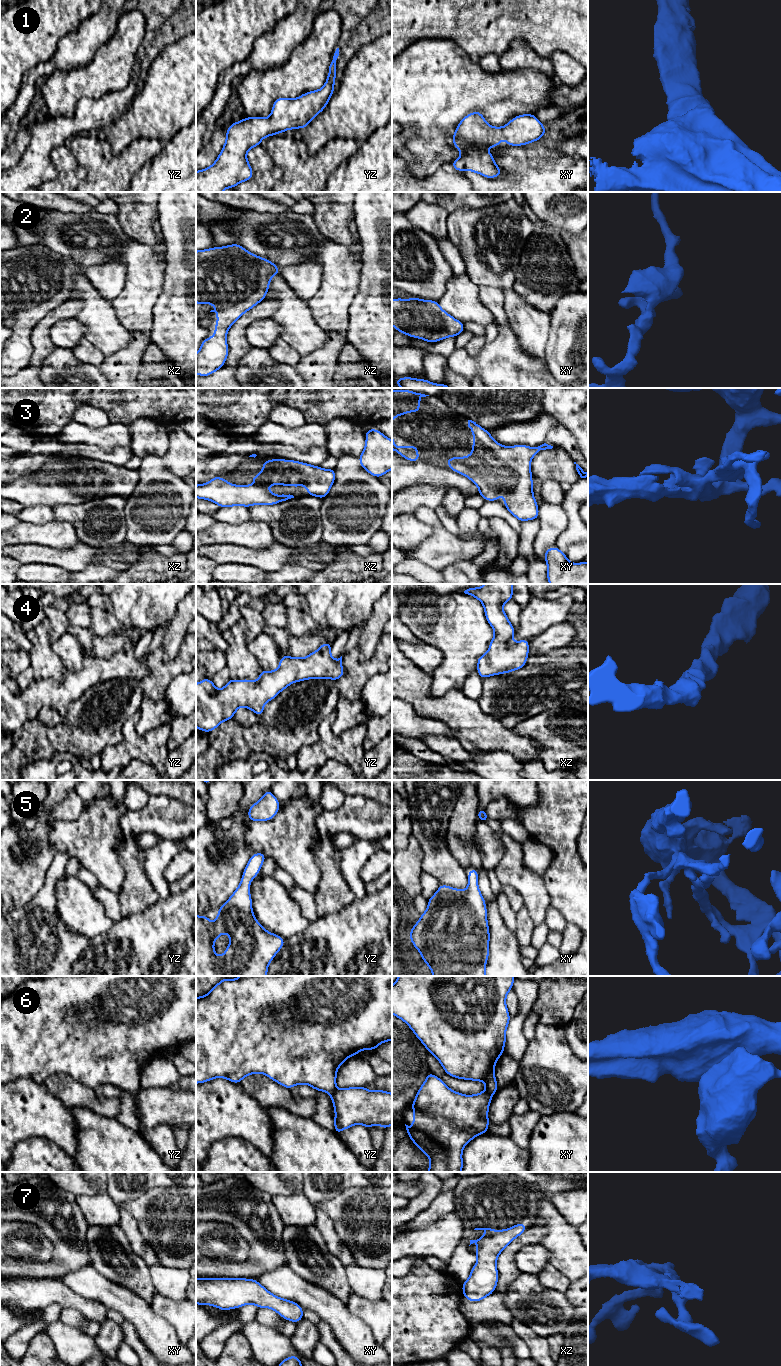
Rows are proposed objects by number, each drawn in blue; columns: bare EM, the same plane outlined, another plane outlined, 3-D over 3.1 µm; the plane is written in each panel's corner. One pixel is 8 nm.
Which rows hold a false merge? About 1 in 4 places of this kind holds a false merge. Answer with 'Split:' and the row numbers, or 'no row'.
Split: 6

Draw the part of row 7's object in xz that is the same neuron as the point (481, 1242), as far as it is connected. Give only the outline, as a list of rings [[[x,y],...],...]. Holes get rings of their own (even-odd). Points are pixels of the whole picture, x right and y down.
[[[522,1221],[504,1230],[491,1228],[474,1230],[484,1230],[486,1234],[477,1240],[470,1240],[470,1245],[476,1243],[478,1246],[474,1252],[477,1263],[472,1267],[469,1278],[462,1283],[462,1292],[469,1301],[479,1302],[490,1296],[496,1289],[499,1279],[496,1262],[499,1254],[527,1229],[525,1222]]]

